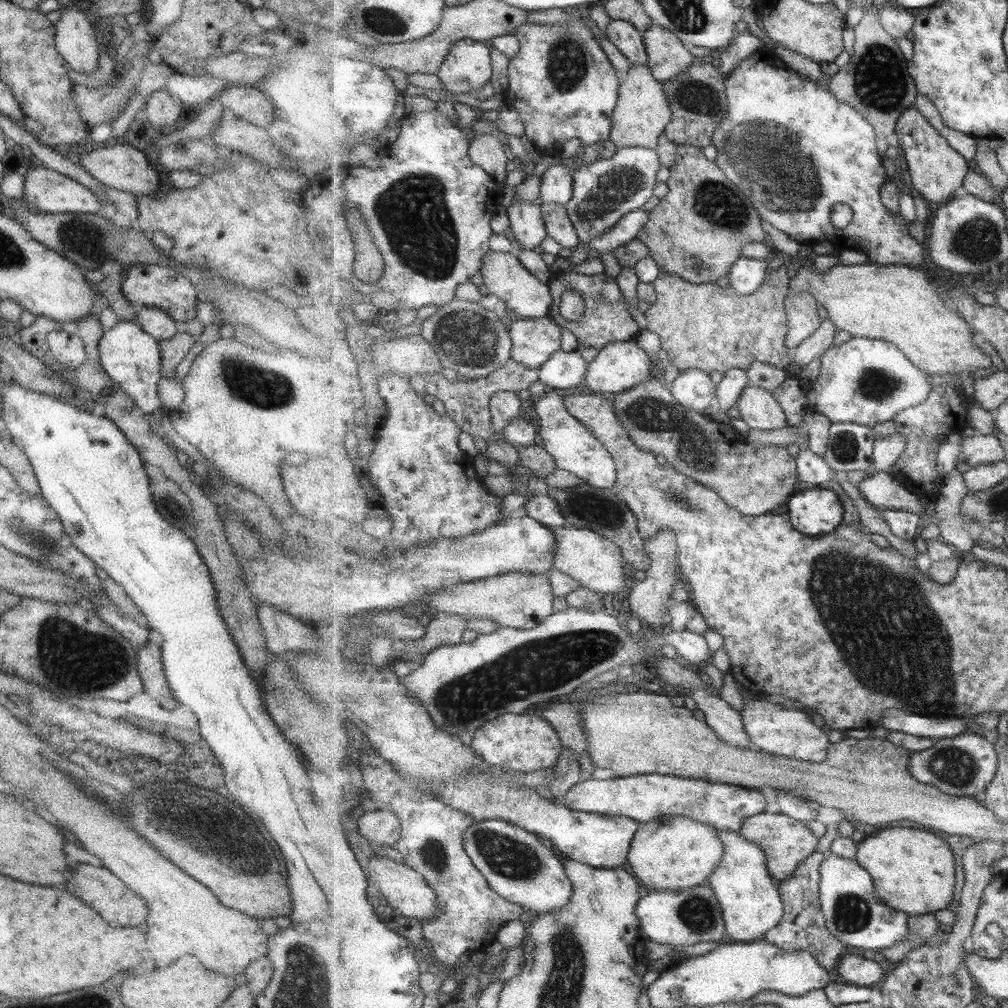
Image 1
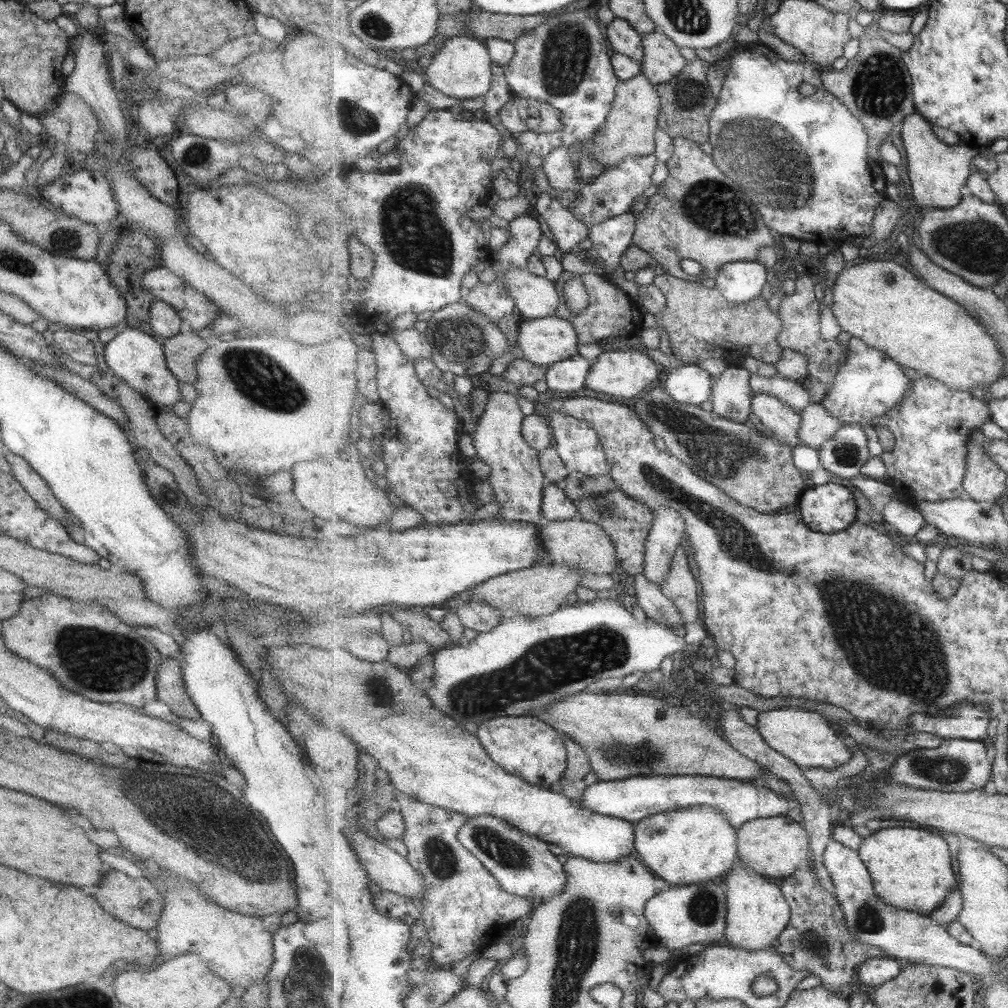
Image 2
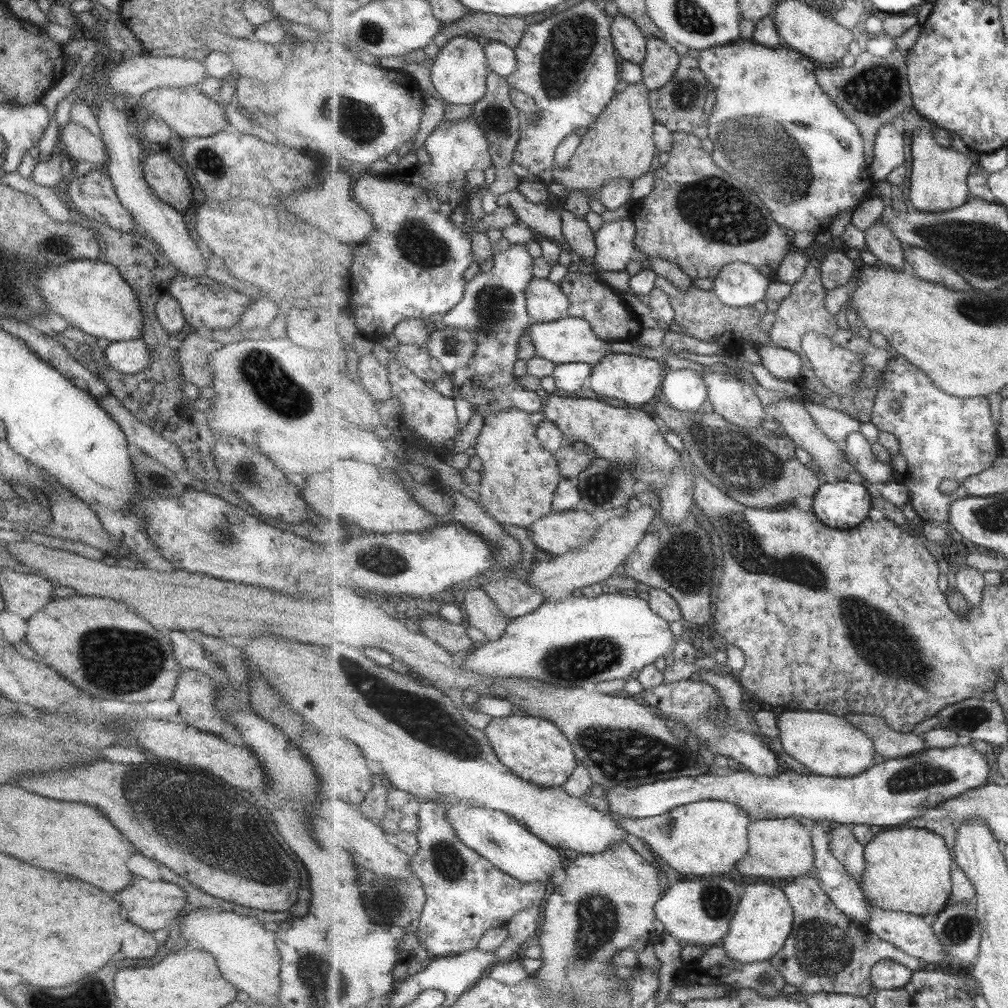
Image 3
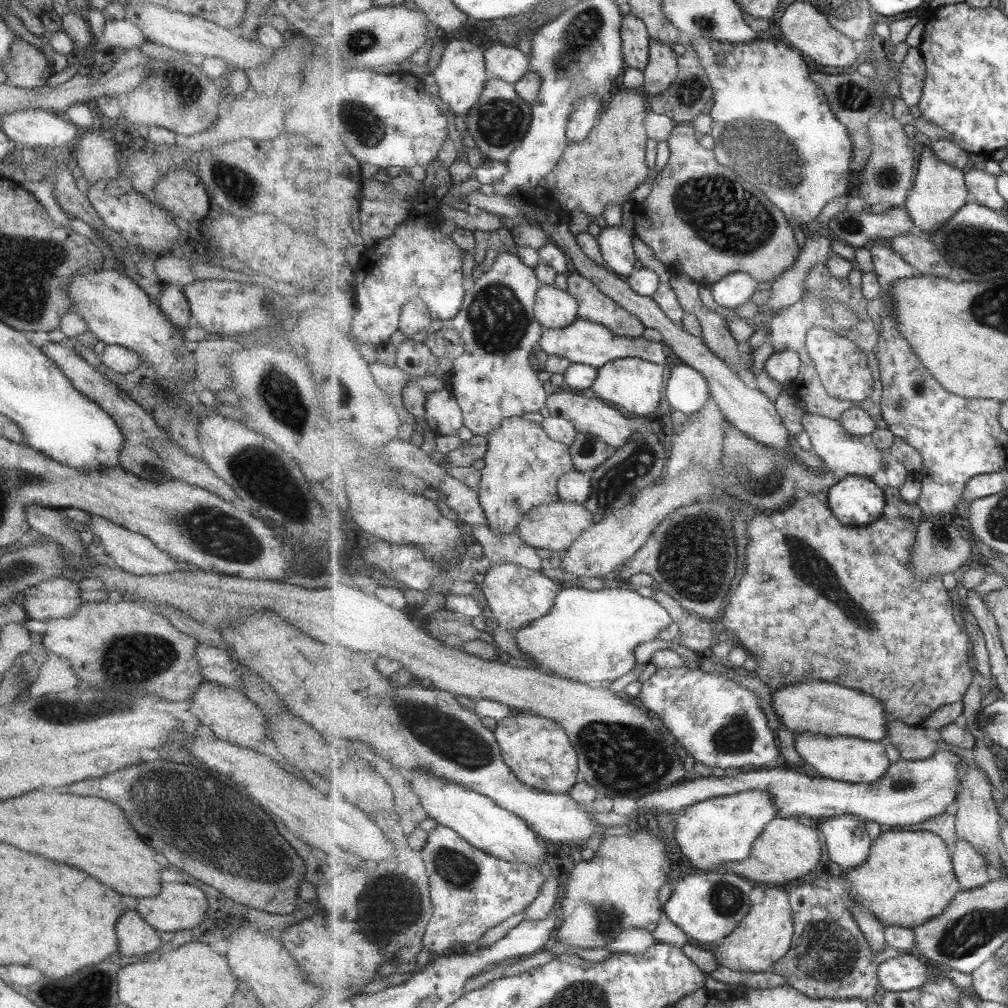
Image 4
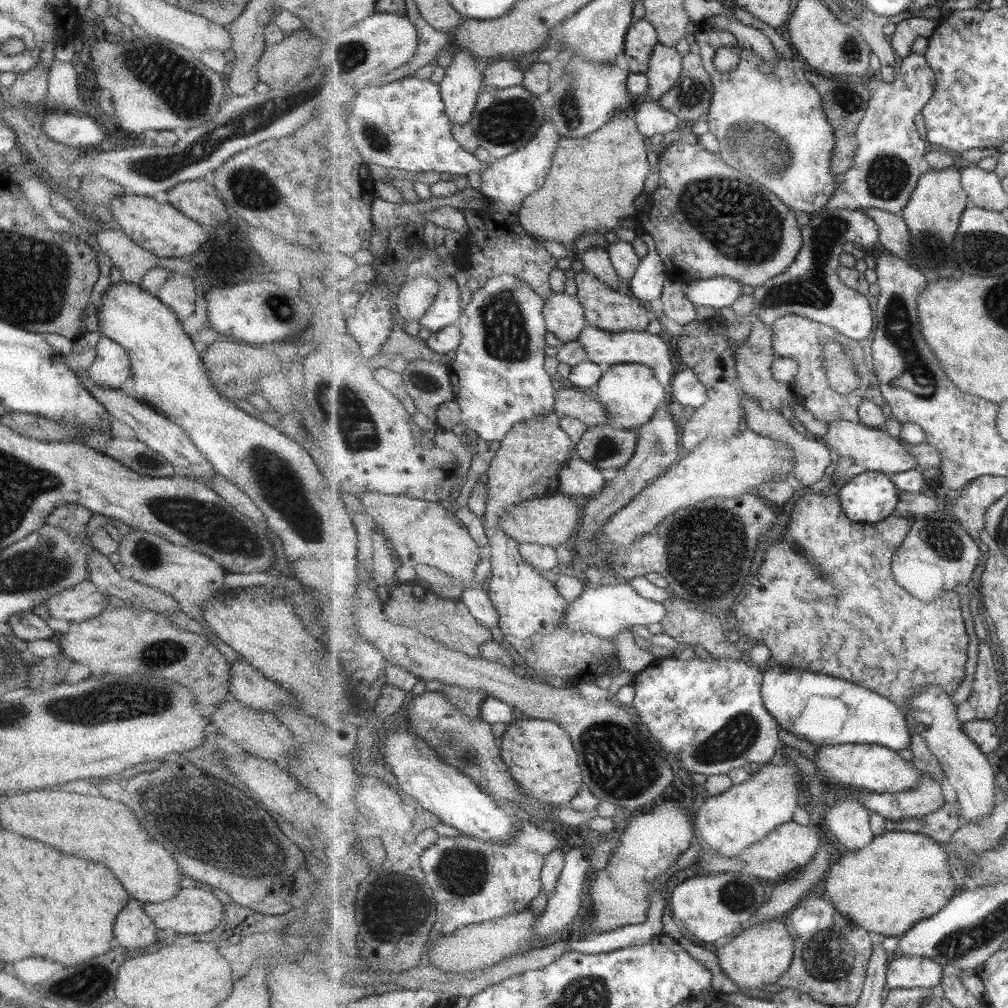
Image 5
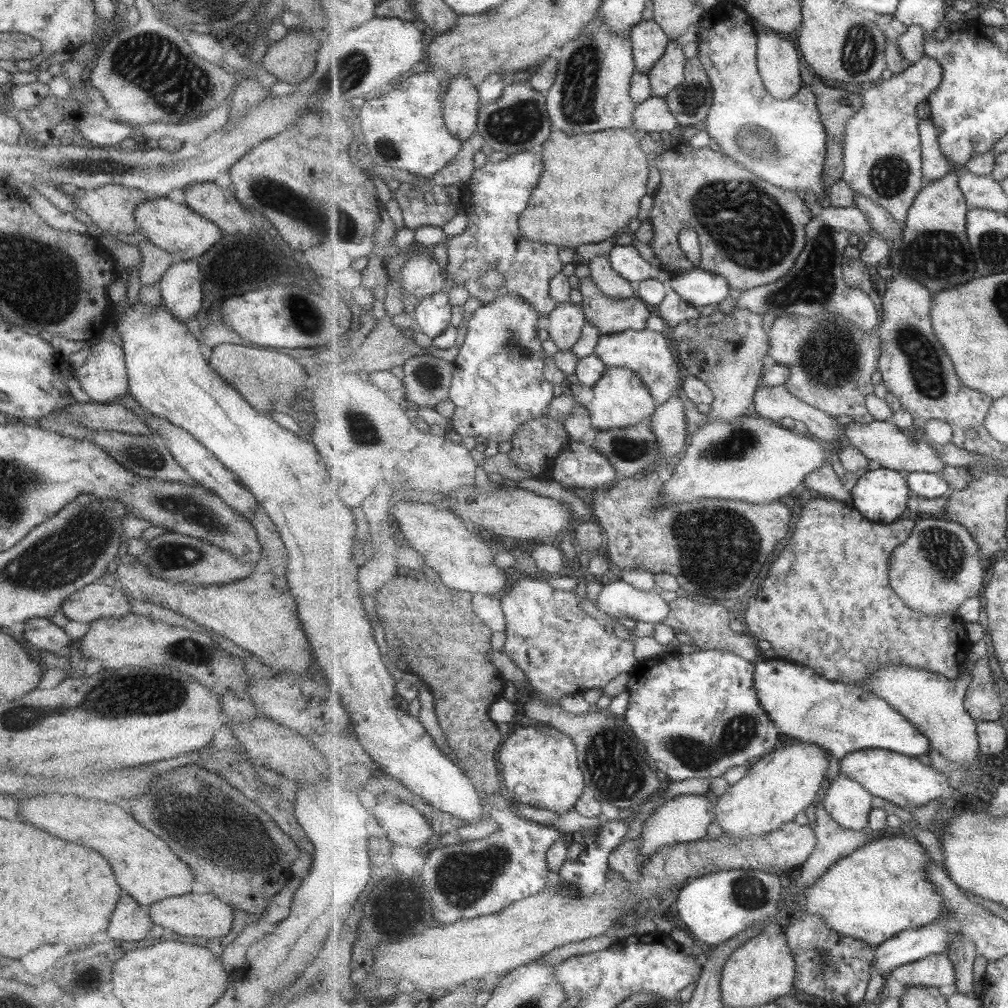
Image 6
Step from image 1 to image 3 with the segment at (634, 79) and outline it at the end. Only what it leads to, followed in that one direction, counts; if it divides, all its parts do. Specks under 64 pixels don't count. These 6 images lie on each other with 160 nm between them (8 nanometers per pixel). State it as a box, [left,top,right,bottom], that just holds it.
[553,82,657,200]

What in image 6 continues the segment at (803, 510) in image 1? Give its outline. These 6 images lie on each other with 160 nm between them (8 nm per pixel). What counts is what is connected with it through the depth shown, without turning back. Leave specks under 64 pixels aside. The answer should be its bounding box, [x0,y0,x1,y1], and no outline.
[851,467,909,523]

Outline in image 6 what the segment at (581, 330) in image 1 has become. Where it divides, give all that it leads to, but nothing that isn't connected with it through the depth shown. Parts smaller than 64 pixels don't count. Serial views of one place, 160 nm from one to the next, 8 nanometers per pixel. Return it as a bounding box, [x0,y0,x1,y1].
[580,275,653,334]

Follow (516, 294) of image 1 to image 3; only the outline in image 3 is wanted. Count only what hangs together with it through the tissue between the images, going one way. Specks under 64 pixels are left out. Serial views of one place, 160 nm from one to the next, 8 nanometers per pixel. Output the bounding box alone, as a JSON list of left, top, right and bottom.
[527,277,570,325]

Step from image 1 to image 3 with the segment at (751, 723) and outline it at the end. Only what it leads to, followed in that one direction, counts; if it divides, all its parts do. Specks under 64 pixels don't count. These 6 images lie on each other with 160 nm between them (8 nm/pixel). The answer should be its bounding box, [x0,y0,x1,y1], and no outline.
[777,711,876,777]

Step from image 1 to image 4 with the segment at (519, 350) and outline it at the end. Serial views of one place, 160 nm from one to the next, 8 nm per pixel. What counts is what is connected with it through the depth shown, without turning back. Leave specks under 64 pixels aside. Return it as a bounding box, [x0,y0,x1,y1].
[539,319,667,369]

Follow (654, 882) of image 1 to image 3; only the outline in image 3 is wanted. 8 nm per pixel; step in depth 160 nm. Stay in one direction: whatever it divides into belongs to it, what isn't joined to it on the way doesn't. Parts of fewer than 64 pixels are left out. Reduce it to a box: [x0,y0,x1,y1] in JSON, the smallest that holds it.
[612,800,749,876]

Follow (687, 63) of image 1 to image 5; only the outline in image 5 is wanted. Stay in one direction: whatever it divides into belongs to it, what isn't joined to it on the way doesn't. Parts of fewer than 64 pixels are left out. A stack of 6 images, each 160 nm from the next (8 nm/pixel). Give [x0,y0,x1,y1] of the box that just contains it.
[646,44,683,102]

